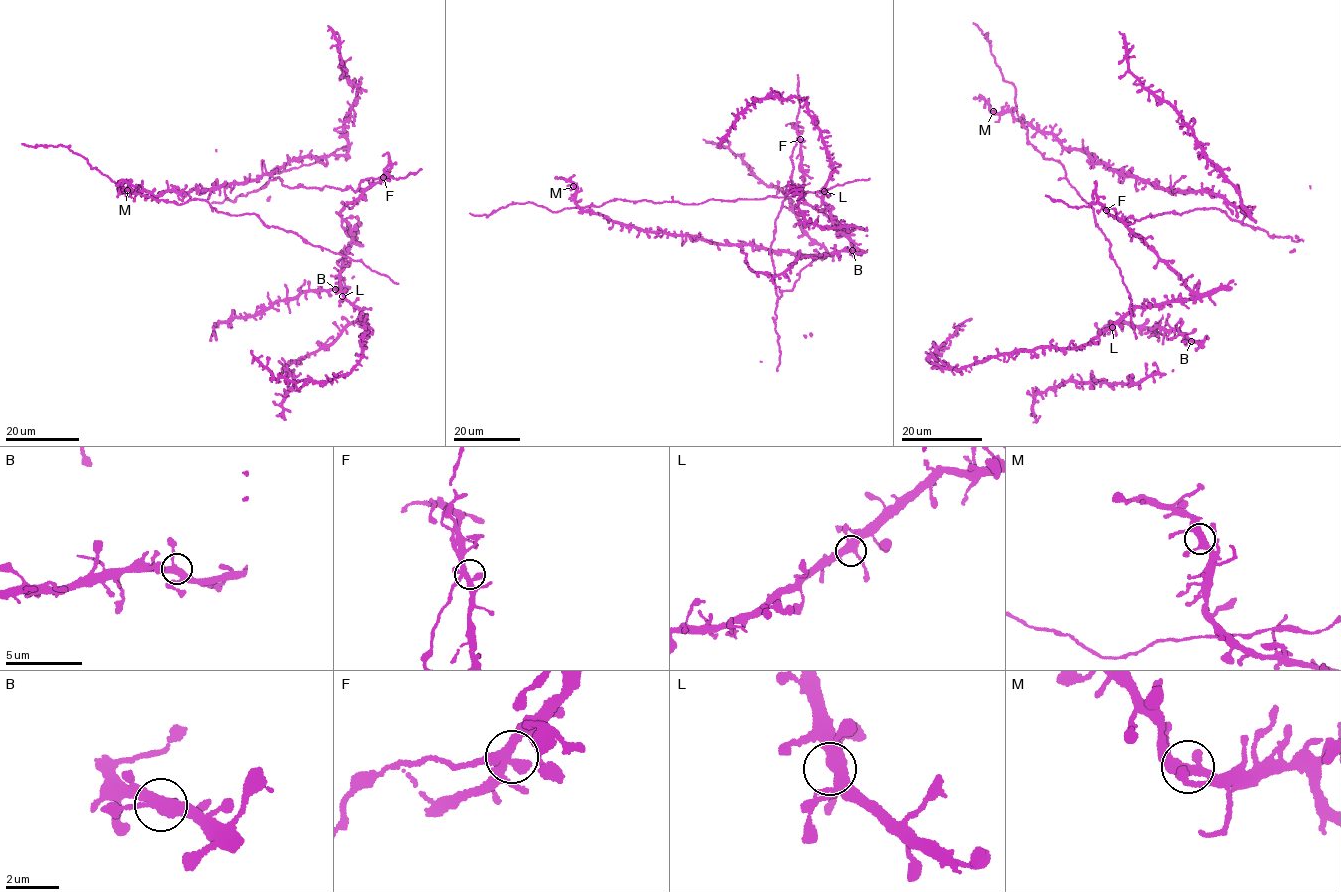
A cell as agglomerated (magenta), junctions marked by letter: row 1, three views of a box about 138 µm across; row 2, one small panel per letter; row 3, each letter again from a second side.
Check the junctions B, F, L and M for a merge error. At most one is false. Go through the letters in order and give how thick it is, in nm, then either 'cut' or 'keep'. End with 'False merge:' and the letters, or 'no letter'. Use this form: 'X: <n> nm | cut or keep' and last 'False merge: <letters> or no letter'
B: 320 nm | keep
F: 320 nm | keep
L: 400 nm | keep
M: 340 nm | keep
False merge: no letter

